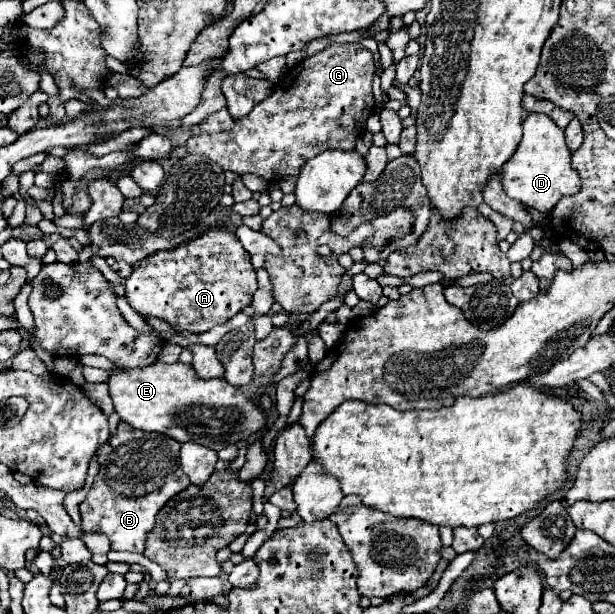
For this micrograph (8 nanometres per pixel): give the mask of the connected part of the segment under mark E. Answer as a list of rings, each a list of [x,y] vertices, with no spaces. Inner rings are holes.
[[[162,363],[140,369],[114,369],[106,381],[114,409],[122,421],[142,431],[164,433],[180,443],[194,441],[214,451],[226,445],[242,445],[252,433],[264,427],[266,413],[260,405],[246,397],[238,387],[228,385],[224,379],[200,379],[192,365]]]

